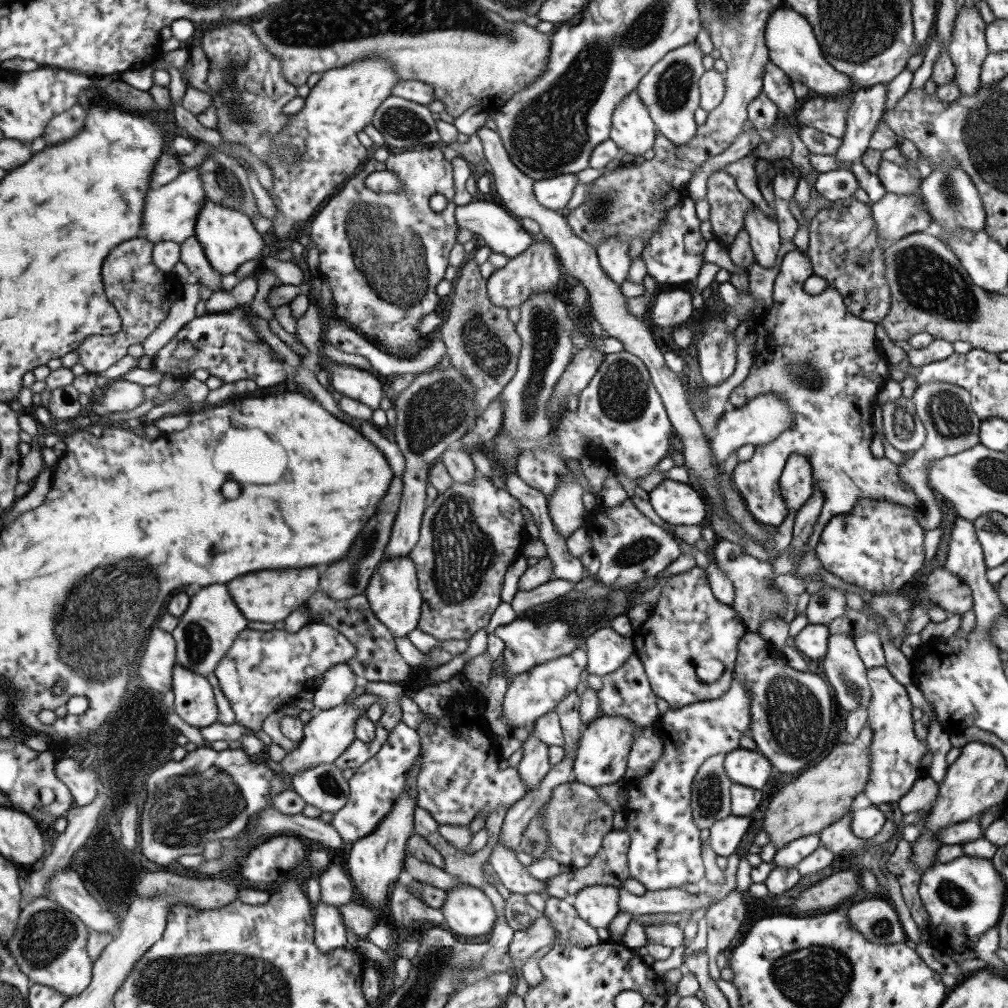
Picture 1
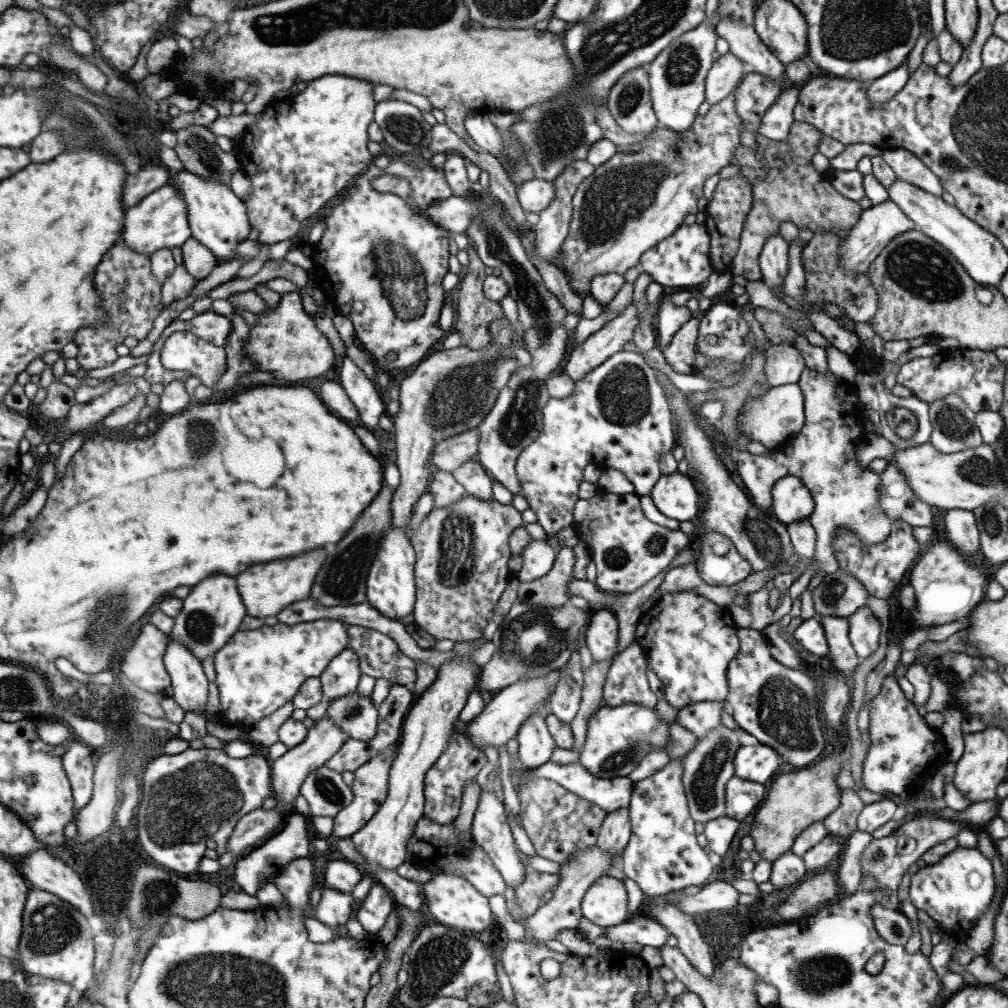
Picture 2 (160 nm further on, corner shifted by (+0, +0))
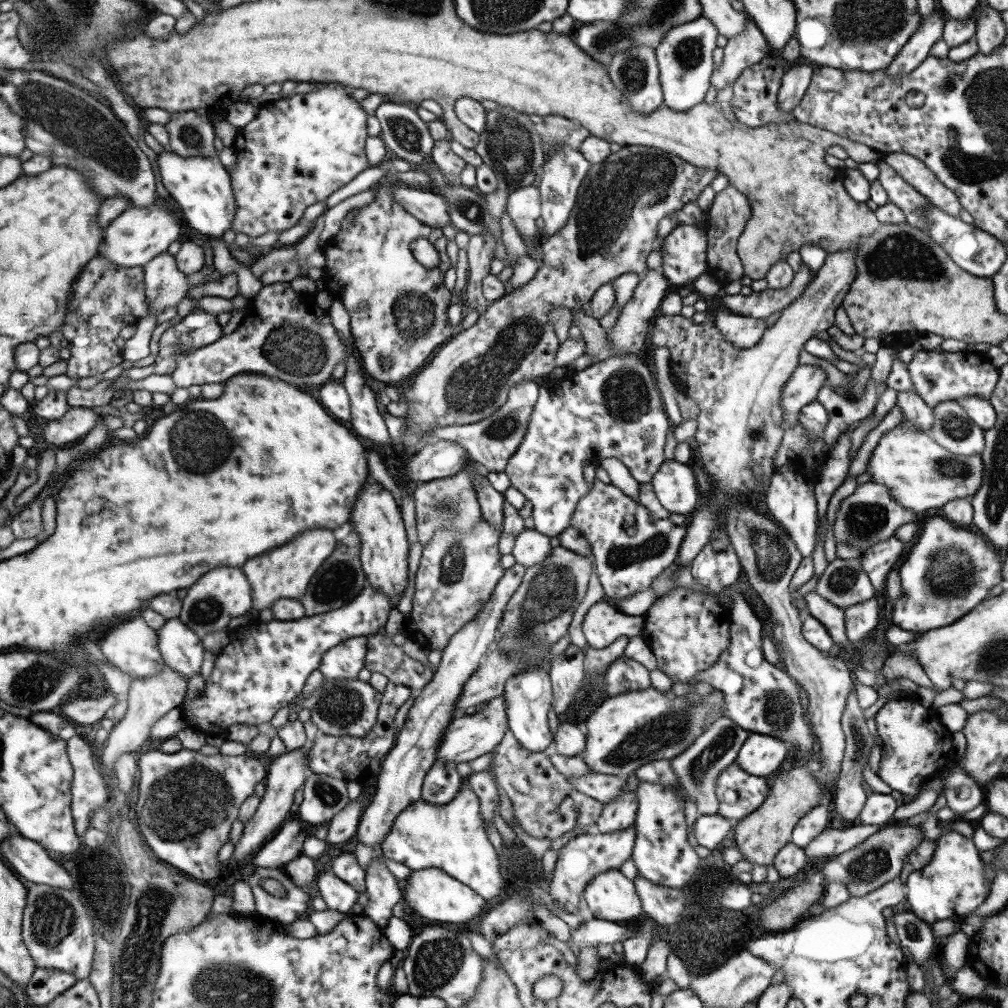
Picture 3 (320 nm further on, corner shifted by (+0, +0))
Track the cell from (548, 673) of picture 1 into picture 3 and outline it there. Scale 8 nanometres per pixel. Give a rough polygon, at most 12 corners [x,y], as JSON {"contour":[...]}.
{"contour":[[501,695],[456,715],[437,760],[468,762],[494,750],[507,723]]}

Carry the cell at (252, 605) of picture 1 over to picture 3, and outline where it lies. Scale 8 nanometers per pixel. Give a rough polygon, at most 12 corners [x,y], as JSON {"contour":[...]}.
{"contour":[[315,528],[241,566],[251,609],[299,598],[333,552],[331,530]]}

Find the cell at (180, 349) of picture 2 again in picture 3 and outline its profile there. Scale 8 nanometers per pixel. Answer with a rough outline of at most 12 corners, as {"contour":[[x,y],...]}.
{"contour":[[288,282],[245,323],[177,343],[177,388],[239,373],[323,384],[347,355],[328,311]]}

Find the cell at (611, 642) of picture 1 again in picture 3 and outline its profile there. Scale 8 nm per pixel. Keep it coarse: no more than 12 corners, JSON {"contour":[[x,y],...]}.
{"contour":[[609,601],[583,616],[587,647],[603,650],[642,633],[643,616],[625,616]]}

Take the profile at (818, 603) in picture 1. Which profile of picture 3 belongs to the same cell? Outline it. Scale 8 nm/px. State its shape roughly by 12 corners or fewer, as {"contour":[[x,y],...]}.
{"contour":[[859,558],[828,562],[814,592],[841,610],[875,594]]}

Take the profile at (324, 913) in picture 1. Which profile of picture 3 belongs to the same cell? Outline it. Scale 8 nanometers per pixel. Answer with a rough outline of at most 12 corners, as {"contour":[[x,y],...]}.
{"contour":[[330,870],[316,886],[327,909],[346,914],[358,892]]}

